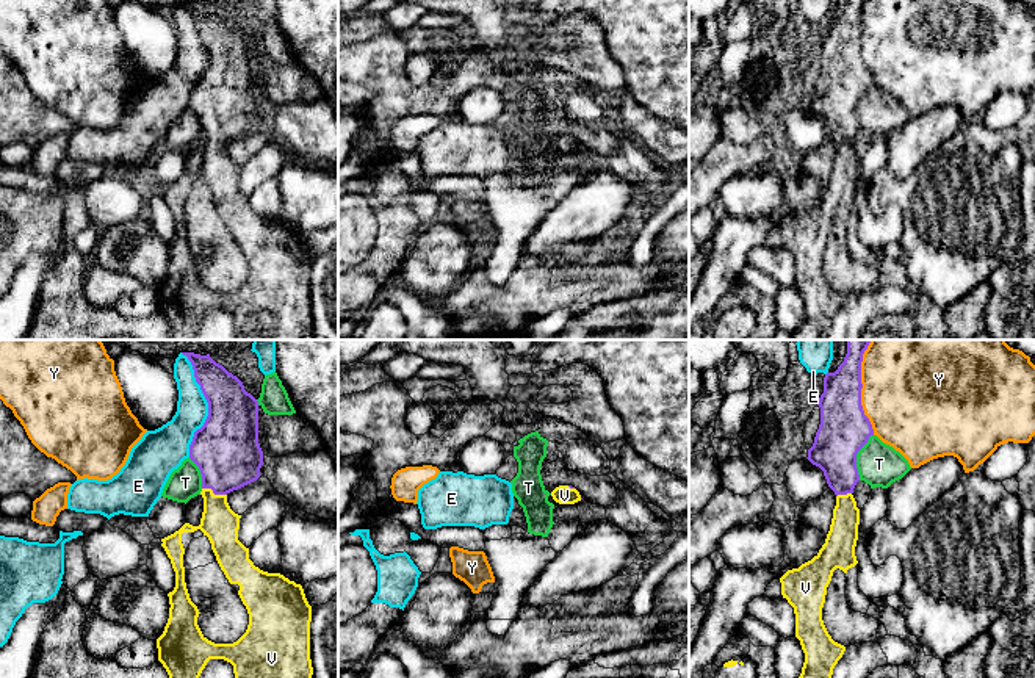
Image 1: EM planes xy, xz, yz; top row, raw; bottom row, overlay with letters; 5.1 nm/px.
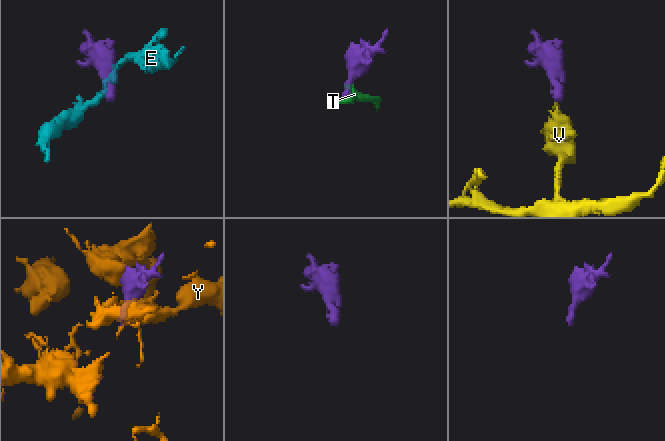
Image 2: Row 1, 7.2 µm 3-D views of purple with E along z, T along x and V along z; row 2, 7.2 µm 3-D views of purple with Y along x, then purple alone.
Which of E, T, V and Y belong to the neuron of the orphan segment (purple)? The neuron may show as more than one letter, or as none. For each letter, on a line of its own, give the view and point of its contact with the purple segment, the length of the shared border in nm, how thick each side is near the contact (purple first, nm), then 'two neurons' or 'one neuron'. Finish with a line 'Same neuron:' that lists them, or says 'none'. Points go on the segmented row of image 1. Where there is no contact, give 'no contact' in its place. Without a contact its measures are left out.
E: xy (209, 404) | 550 nm | 340/170 nm | two neurons
T: yz (855, 458) | 260 nm | 260/220 nm | two neurons
V: xy (215, 494) | 130 nm | 340/190 nm | one neuron
Y: yz (861, 387) | 480 nm | 260/500 nm | two neurons
Same neuron: V

